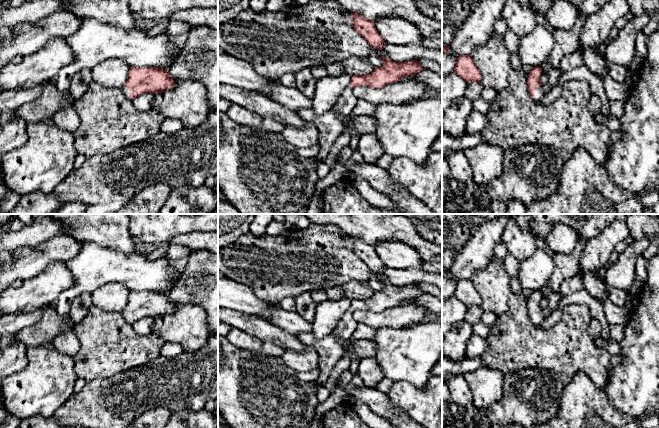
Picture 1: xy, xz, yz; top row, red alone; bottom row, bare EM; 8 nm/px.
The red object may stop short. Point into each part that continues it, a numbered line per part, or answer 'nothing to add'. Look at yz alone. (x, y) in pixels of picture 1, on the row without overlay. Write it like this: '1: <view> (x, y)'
1: yz (553, 299)

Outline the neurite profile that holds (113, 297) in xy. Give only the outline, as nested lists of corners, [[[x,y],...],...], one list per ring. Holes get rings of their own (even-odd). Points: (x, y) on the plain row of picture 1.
[[[111,283],[91,293],[92,305],[105,311],[123,311],[130,290],[119,283]]]

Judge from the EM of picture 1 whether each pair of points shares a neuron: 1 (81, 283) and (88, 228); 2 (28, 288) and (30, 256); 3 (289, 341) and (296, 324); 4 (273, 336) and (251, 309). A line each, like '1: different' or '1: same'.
1: different
2: different
3: different
4: different

